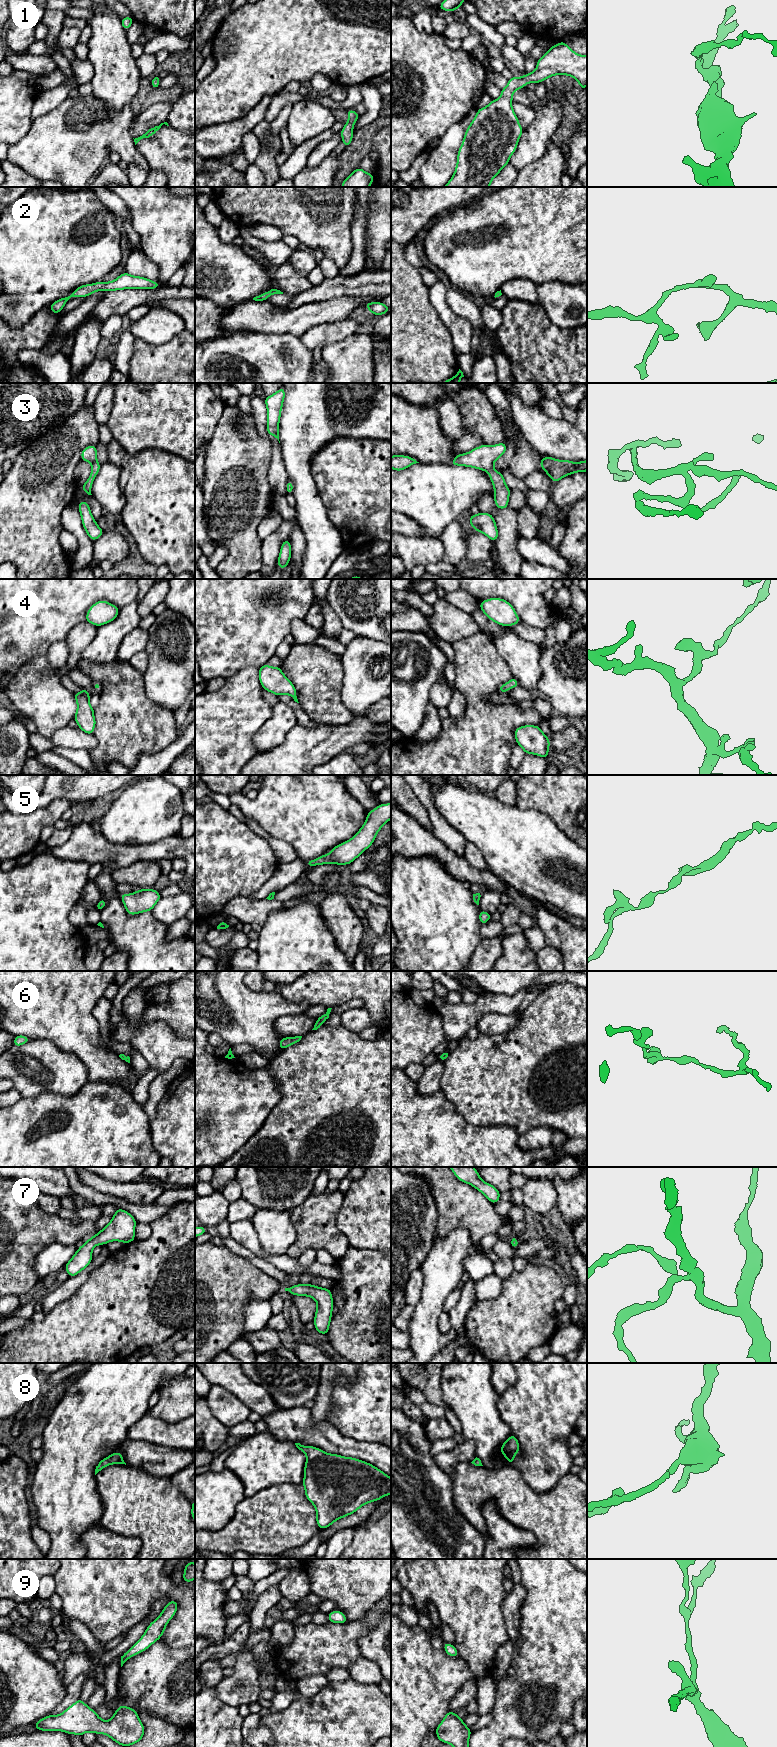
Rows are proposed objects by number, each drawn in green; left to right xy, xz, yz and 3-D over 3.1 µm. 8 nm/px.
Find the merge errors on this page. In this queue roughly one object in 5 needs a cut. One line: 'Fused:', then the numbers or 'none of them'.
Fused: none of them

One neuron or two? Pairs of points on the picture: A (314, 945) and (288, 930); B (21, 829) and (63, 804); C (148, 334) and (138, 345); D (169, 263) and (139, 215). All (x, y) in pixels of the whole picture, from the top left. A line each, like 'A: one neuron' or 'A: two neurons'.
A: one neuron
B: one neuron
C: two neurons
D: one neuron

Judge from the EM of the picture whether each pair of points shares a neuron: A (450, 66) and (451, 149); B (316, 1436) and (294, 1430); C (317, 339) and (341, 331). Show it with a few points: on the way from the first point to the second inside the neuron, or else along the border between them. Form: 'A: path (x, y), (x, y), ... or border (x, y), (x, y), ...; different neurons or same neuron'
A: border (470, 111), (453, 123), (440, 139); different neurons
B: path (311, 1433), (299, 1430); same neuron
C: path (323, 334), (335, 331); same neuron

